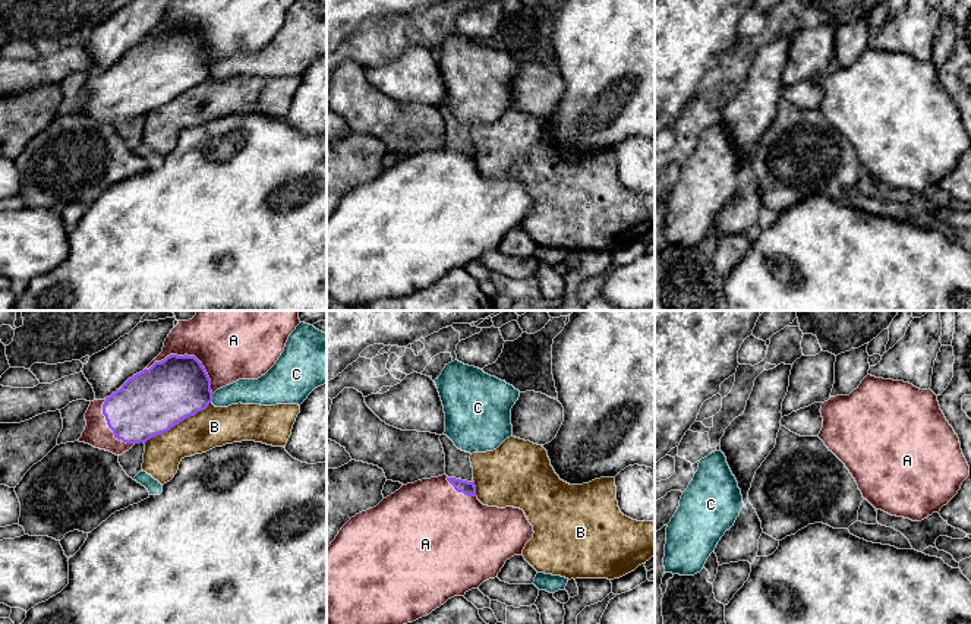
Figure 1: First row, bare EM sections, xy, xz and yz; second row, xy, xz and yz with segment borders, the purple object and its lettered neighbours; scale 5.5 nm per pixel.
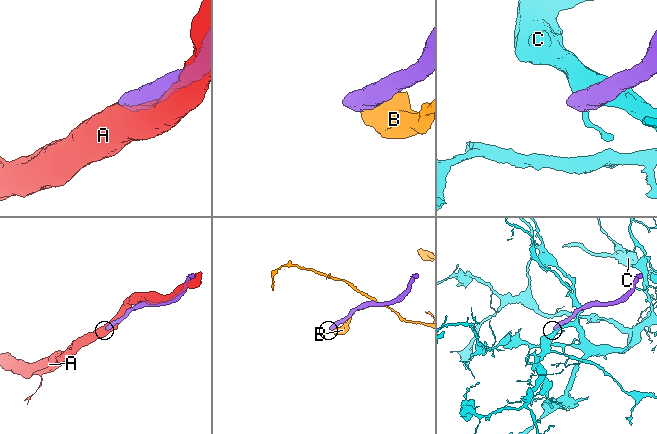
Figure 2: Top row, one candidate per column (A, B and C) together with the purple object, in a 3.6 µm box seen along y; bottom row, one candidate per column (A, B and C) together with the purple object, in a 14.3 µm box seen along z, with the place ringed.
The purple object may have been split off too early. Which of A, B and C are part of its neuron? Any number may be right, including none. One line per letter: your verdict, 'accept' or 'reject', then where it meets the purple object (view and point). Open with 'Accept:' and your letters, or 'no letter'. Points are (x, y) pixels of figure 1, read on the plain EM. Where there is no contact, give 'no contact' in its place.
Accept: A
A: accept; contact xy (186, 27)
B: reject; contact xy (177, 95)
C: reject; contact xy (211, 71)

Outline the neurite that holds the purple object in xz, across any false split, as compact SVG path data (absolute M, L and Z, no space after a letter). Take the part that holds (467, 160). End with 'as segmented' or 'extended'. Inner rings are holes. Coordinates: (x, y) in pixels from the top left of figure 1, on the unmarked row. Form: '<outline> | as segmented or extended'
M447 146L403 157L376 179L351 189L327 220L327 296L344 305L413 294L454 268L464 268L483 253L498 249L505 233L523 227L533 198L514 179L488 179L476 168L475 154Z | extended

